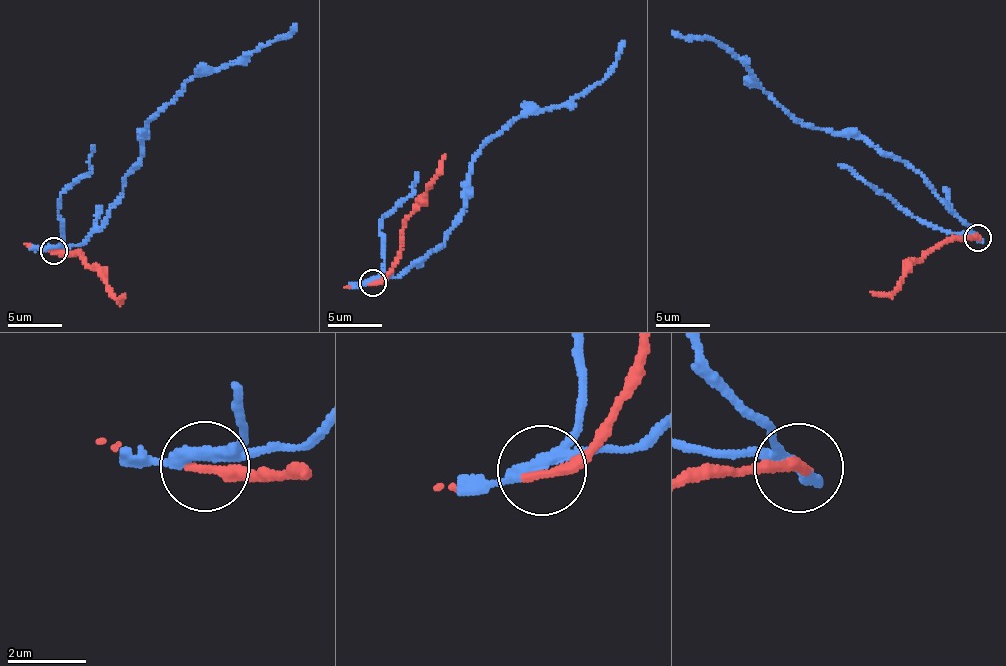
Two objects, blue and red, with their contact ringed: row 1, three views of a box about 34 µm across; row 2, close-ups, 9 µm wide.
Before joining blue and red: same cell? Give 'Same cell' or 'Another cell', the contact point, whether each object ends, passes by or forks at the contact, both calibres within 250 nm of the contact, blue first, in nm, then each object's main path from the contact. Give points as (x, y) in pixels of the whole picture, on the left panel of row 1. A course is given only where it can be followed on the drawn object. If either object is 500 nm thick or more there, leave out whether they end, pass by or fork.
Another cell. Place: (53, 251). At the ring blue forks. At the ring red ends. Thickness 260 nm (blue) against 280 nm. Course of blue: (54, 250), (86, 243), (141, 155), (148, 119), (164, 110), (195, 76), (238, 64), (288, 36), (296, 24). Course of red: (54, 250), (80, 253), (82, 261), (98, 270), (109, 295), (117, 300), (125, 293)

